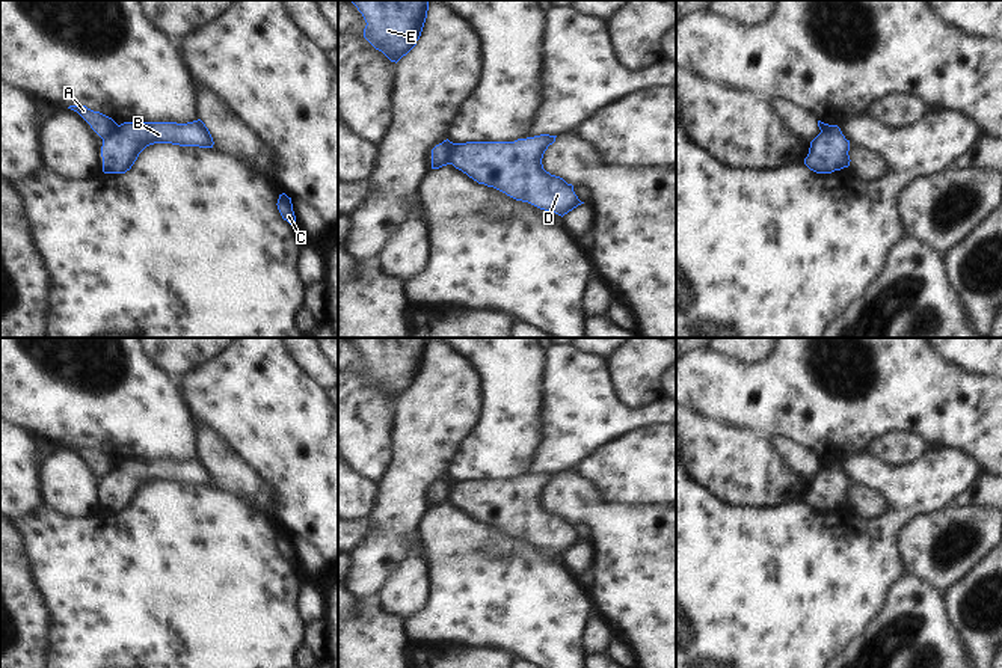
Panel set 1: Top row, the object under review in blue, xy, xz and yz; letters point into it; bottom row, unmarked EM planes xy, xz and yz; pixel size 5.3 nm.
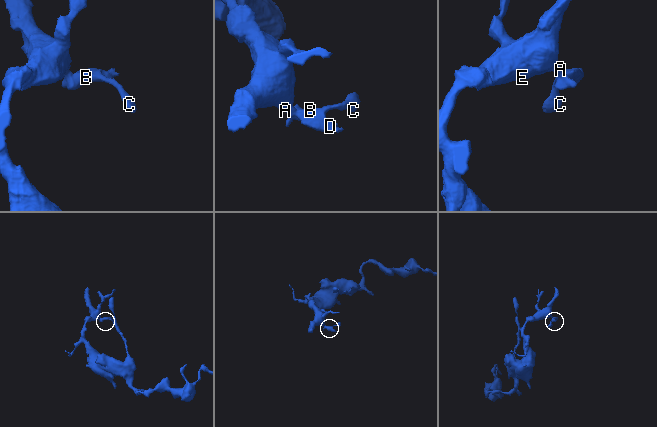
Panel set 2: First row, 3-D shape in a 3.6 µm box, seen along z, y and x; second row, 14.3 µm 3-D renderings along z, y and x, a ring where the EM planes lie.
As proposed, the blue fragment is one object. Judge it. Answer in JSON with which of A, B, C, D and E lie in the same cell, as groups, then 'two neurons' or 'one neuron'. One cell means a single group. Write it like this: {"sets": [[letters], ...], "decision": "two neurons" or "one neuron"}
{"sets": [["A", "E"], ["B", "C", "D"]], "decision": "two neurons"}

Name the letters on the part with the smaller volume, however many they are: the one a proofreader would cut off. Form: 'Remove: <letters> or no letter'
Remove: B, C, D

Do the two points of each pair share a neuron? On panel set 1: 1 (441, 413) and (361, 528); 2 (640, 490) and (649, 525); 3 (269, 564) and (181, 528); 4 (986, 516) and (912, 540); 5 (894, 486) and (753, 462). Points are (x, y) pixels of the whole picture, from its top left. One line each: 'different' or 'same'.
1: different
2: different
3: same
4: same
5: different

